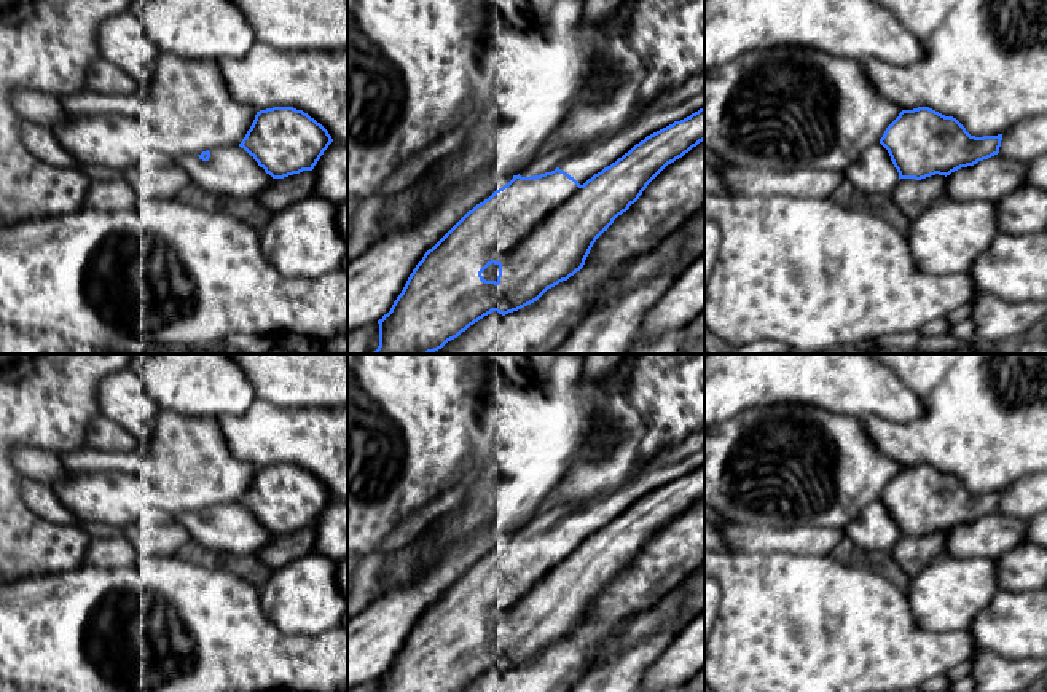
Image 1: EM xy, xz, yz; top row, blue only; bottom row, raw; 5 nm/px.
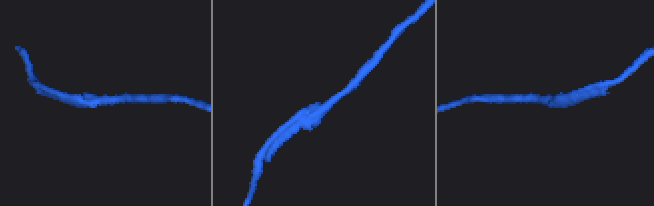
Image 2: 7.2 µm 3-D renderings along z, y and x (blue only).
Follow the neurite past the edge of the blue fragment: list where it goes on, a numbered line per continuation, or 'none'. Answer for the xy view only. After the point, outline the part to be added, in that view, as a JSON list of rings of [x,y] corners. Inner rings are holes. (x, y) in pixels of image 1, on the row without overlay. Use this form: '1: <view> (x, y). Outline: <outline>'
none

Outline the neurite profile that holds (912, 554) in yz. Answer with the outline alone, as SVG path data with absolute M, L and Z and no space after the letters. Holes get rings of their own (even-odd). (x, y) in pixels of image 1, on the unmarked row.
M939 531L921 537L900 536L891 553L905 574L913 579L932 561L948 555L948 536Z

